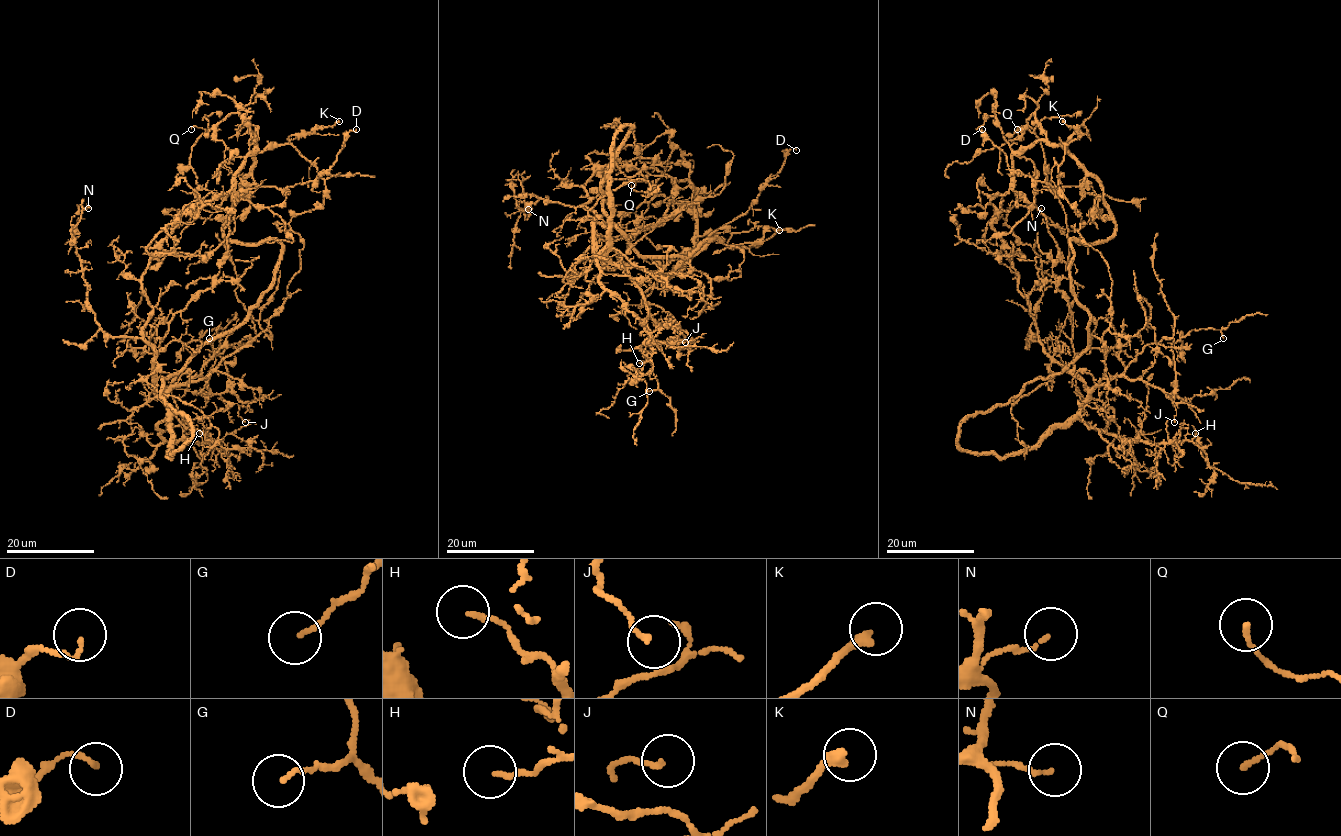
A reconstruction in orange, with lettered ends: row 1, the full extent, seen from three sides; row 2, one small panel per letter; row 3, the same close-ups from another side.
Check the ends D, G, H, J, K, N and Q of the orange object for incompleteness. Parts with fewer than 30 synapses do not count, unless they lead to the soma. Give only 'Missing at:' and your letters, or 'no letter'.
Missing at: no letter

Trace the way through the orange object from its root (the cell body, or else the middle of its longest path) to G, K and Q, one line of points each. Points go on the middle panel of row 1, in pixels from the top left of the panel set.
G: (648, 226), (595, 242), (595, 254), (627, 272), (652, 339), (668, 343), (640, 347), (657, 381), (649, 391)
K: (648, 226), (664, 216), (674, 183), (687, 180), (700, 236), (729, 232), (730, 246), (751, 247), (779, 230)
Q: (648, 226), (664, 216), (675, 182), (687, 180), (695, 194), (694, 213), (661, 195), (646, 201), (631, 185)

